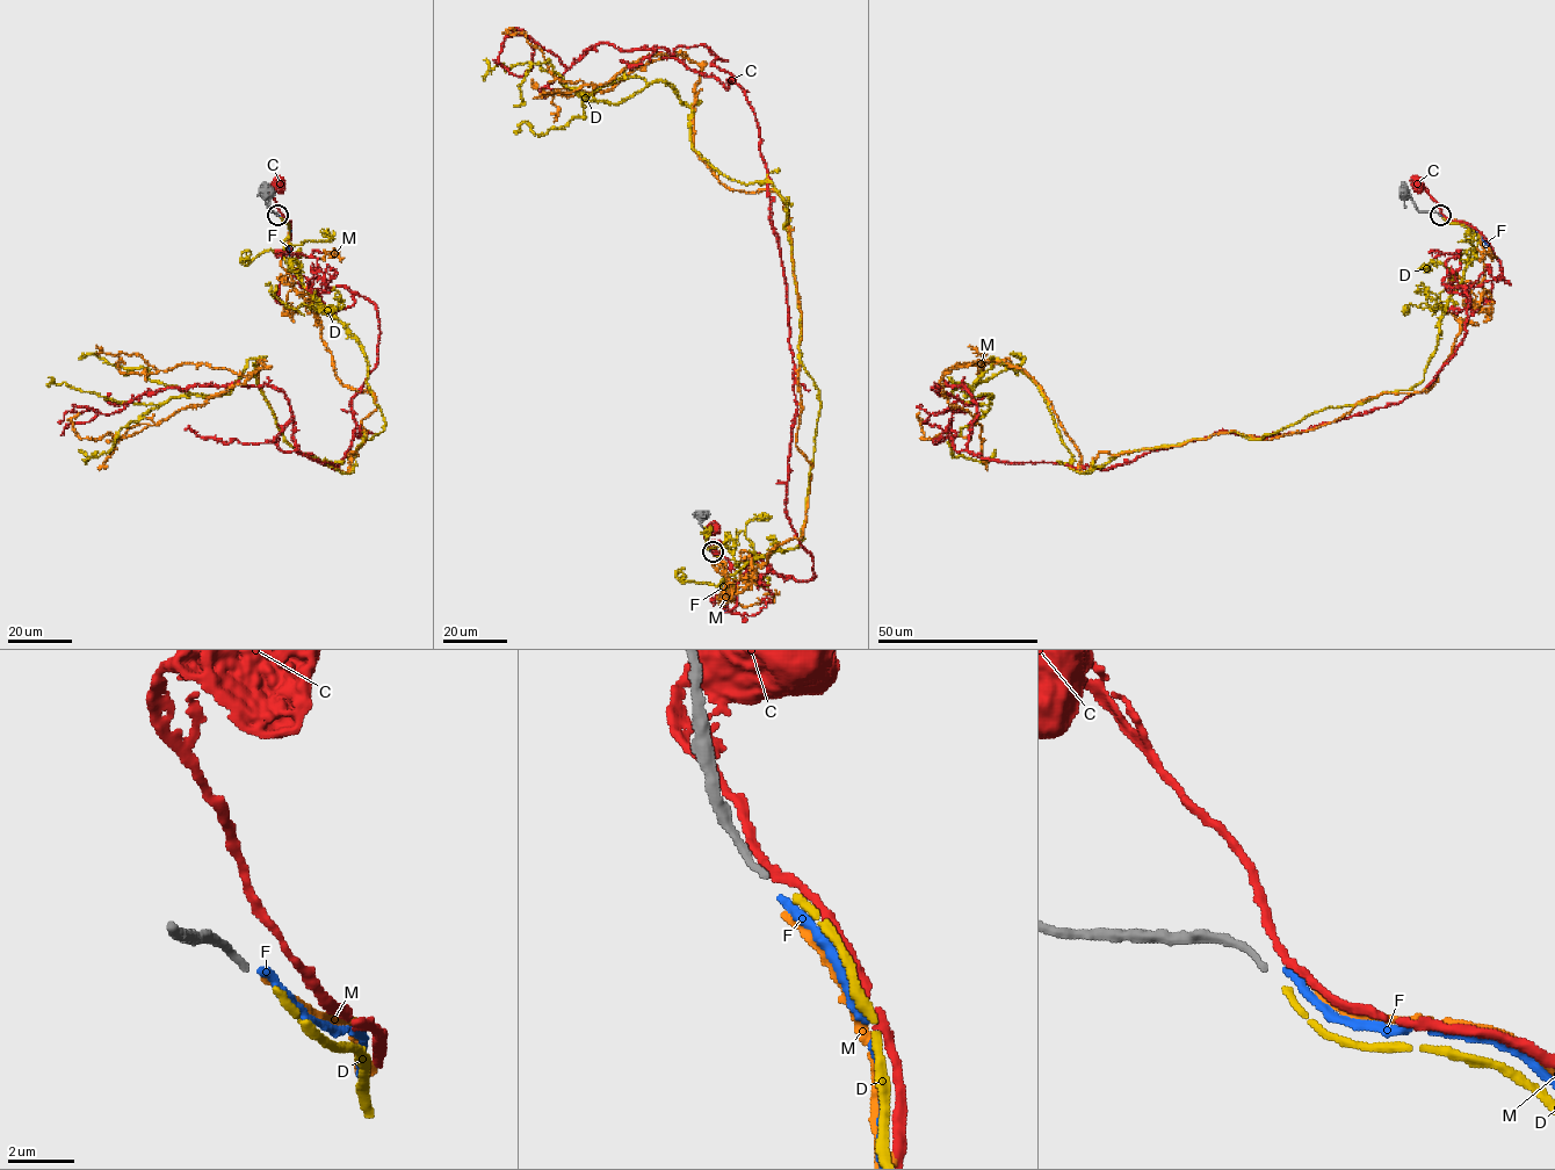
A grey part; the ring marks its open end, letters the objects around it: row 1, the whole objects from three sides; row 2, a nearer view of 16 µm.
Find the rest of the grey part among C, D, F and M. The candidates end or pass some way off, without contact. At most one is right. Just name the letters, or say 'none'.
D

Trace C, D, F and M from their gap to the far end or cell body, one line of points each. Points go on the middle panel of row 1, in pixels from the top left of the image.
C: (716, 553), (704, 536), (714, 532), (713, 528)
D: (715, 553), (720, 589), (802, 540), (786, 203), (662, 80), (595, 102), (545, 60), (514, 106)
F: (714, 553), (722, 565), (725, 612)
M: (714, 555), (716, 594), (738, 593), (805, 519), (785, 201), (699, 157), (680, 50), (571, 84), (514, 30)

